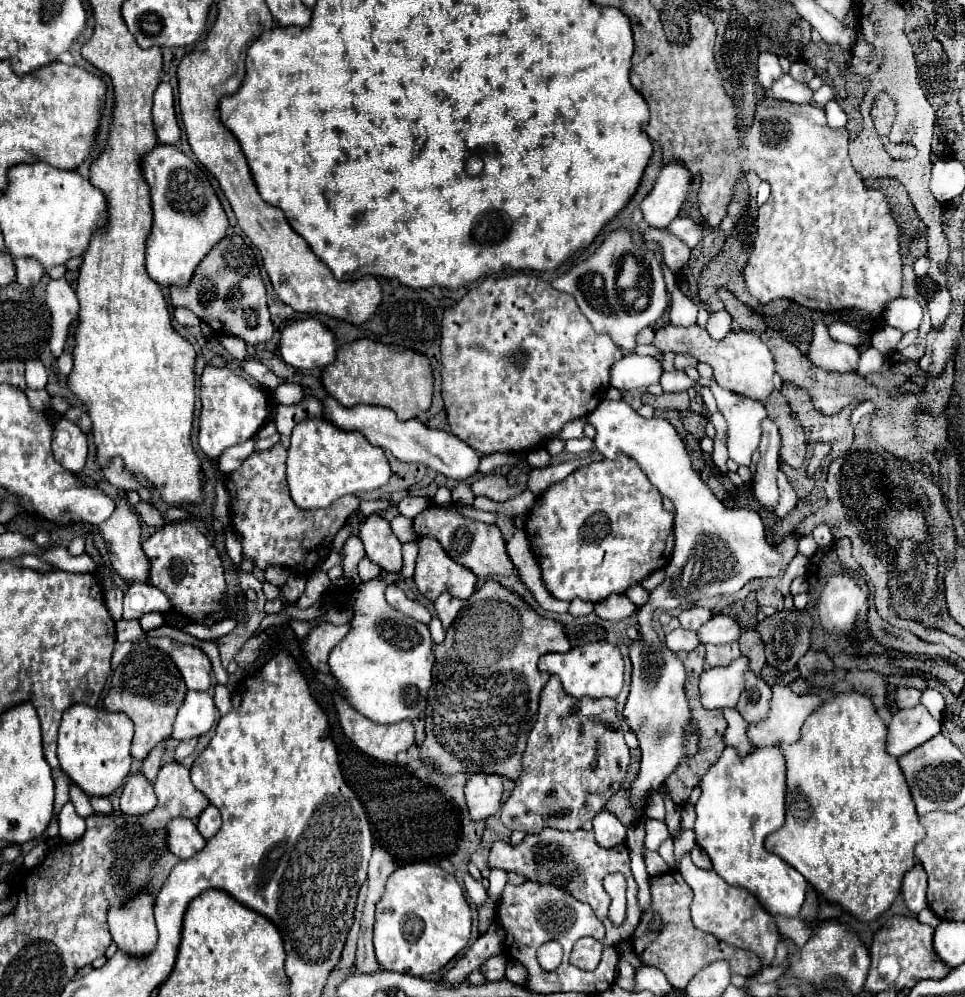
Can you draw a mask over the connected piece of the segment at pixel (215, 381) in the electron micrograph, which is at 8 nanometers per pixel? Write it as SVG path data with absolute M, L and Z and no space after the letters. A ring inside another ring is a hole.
M206 367L202 373L200 389L200 423L198 423L198 445L210 457L218 459L220 453L232 445L244 443L266 423L268 395L262 389L252 387L246 379L232 373L228 367Z

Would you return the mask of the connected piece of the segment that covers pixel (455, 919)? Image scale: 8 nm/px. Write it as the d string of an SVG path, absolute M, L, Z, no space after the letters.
M410 863L396 869L386 883L382 899L376 903L376 923L374 923L374 949L376 959L386 971L412 973L416 977L426 977L440 971L448 961L452 961L470 939L472 913L462 893L462 887L454 875L446 873L432 863Z

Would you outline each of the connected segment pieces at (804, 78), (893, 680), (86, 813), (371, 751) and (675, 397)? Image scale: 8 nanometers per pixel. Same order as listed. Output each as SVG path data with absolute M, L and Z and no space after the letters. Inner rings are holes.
M794 61L792 67L790 67L790 71L788 71L788 75L794 77L796 81L808 83L814 77L814 69L808 63L804 63L804 61Z
M888 677L888 683L890 685L902 685L902 687L914 687L918 691L924 691L926 689L926 681L922 677Z
M70 785L70 801L74 803L74 807L76 807L76 813L80 815L80 817L90 817L92 813L94 813L94 809L92 809L92 805L90 805L90 797L84 793L84 791L80 791L76 785Z
M334 695L334 707L338 713L338 723L344 735L366 755L394 763L400 751L406 751L414 743L414 725L410 721L400 721L394 725L378 725L360 717L354 709L348 709L348 703Z
M642 393L642 403L652 405L654 409L676 409L686 411L688 409L688 395L682 393L662 393L660 397L650 397L650 393Z

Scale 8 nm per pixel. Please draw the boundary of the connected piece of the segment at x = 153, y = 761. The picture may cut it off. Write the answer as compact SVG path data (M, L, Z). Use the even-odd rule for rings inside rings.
M164 743L164 745L160 745L160 747L156 747L156 749L150 753L150 757L148 757L148 759L144 759L142 775L144 775L150 783L154 783L154 781L156 781L156 773L158 773L158 769L160 769L160 763L162 763L164 753L166 753L166 743Z

